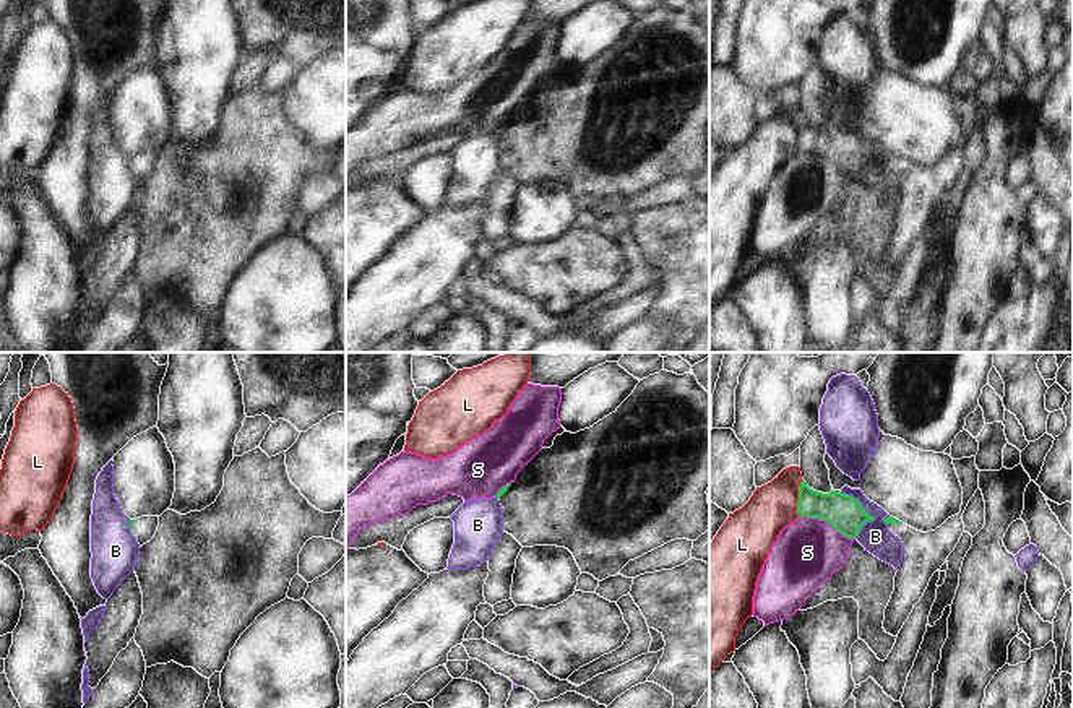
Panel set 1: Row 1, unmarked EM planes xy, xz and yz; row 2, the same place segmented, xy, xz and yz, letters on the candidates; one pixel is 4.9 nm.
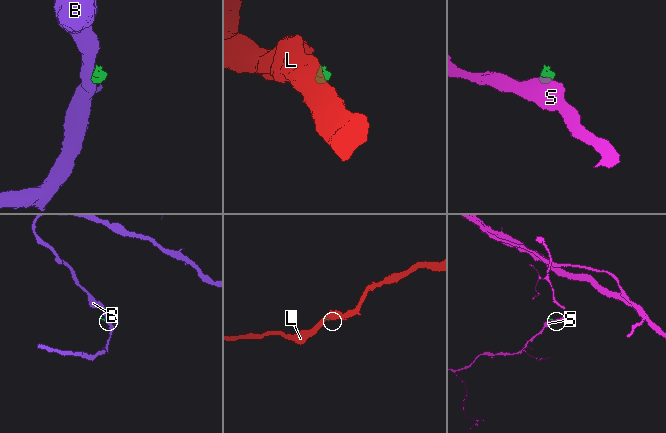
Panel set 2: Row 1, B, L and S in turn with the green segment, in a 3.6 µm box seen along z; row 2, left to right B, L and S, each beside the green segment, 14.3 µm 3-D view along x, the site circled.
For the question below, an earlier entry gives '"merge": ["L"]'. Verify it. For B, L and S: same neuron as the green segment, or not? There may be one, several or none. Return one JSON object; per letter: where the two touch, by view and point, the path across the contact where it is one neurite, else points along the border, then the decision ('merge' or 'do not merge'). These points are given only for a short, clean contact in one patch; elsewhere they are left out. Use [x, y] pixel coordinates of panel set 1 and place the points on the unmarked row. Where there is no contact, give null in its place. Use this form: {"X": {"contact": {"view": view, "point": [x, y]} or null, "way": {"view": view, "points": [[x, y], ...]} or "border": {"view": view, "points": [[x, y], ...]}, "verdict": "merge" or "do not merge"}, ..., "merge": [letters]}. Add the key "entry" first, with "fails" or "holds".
{"entry": "fails", "B": {"contact": {"view": "yz", "point": [867, 150]}, "border": {"view": "yz", "points": [[841, 127], [853, 132], [874, 155], [861, 164], [856, 174]]}, "verdict": "do not merge"}, "L": {"contact": {"view": "yz", "point": [799, 133]}, "border": {"view": "yz", "points": [[802, 116], [797, 125], [797, 151]]}, "verdict": "do not merge"}, "S": {"contact": {"view": "yz", "point": [827, 156]}, "border": {"view": "yz", "points": [[799, 151], [823, 155], [853, 176]]}, "verdict": "do not merge"}, "merge": []}

